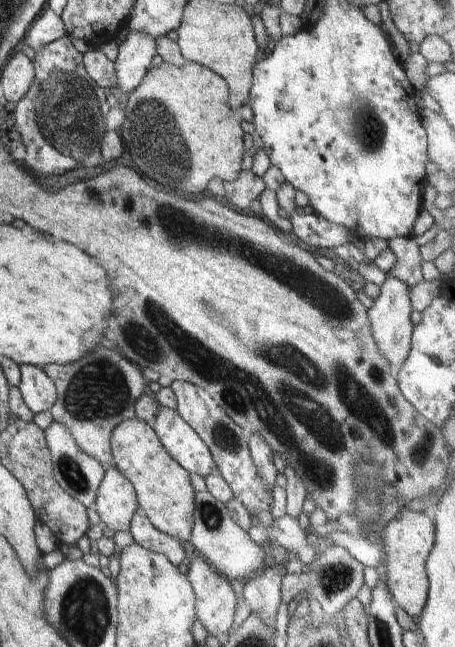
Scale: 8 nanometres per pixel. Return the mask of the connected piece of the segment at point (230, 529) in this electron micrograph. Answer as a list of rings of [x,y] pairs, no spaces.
[[[208,491],[194,494],[194,524],[189,540],[207,562],[228,580],[242,579],[246,582],[266,566],[265,552],[268,550],[265,546],[256,544],[252,536],[230,518],[225,503],[214,498]]]

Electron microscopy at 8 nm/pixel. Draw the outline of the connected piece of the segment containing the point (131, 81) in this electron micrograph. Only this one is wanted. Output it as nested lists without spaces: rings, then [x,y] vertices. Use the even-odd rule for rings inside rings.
[[[129,32],[120,44],[118,57],[113,62],[116,86],[122,94],[130,94],[144,78],[156,56],[156,40],[142,32]]]

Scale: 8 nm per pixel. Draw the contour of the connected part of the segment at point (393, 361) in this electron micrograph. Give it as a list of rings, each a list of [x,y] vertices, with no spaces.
[[[388,277],[380,287],[380,295],[368,311],[372,336],[380,348],[384,358],[396,370],[408,358],[411,349],[411,336],[414,325],[410,321],[412,306],[410,306],[410,288],[405,282]]]

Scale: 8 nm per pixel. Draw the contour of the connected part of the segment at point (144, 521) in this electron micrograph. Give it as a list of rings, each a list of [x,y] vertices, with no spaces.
[[[141,511],[135,513],[131,520],[130,532],[134,543],[146,550],[164,554],[174,566],[180,566],[186,558],[186,552],[178,539],[154,528],[146,515]]]

